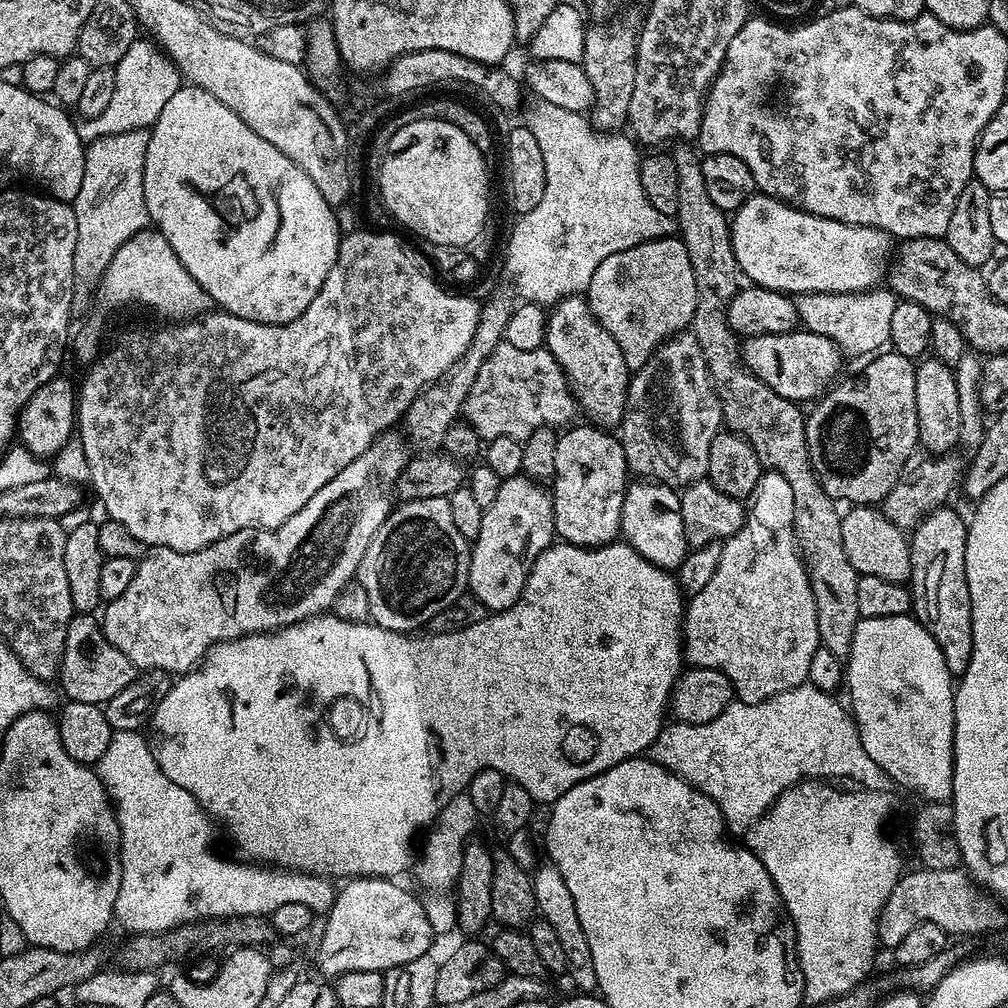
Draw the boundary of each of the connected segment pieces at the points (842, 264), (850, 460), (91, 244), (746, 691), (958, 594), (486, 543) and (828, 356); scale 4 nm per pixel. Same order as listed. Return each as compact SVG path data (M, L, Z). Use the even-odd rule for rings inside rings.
M763 194L749 196L736 209L730 235L743 279L785 294L867 292L881 283L890 260L890 240L880 229L815 216Z
M894 351L882 354L861 373L844 378L846 380L841 379L815 405L817 408L812 413L810 411L807 413L808 461L812 463L816 480L830 499L837 502L849 500L847 503L852 506L876 506L890 494L908 456L917 451L920 439L918 414L914 402L915 377L916 364L913 361Z
M142 128L100 137L87 145L82 190L78 190L74 201L78 222L78 242L74 250L74 278L77 289L83 290L91 284L93 287L103 276L106 266L110 266L110 258L114 258L118 246L122 246L122 242L130 242L134 234L149 227L148 207L144 197L144 155L150 146L151 137L151 131Z
M771 470L765 471L760 475L758 482L754 486L750 503L746 508L744 525L720 544L718 566L714 570L714 574L710 574L710 582L706 582L706 586L702 586L702 590L691 593L684 609L684 623L682 625L683 659L694 668L719 668L722 674L726 674L726 678L730 678L735 699L742 704L757 704L763 700L769 700L771 696L776 696L780 692L785 692L791 688L798 687L799 684L805 683L810 670L811 658L822 647L820 635L818 634L818 614L816 613L812 587L808 581L808 570L805 568L804 561L796 546L794 521L796 519L797 503L796 495L790 486L790 482L786 482L786 478L782 478L782 474Z
M949 506L934 509L910 532L912 550L912 612L934 638L946 666L959 674L966 670L972 653L972 607L966 582L966 538L968 526Z
M524 474L501 480L494 502L490 502L490 506L480 513L480 528L470 544L472 561L468 567L467 591L476 596L489 613L501 612L520 601L534 562L554 543L556 519L552 513L552 497L536 484L539 483L533 482Z
M807 330L747 337L742 344L742 359L759 380L770 386L770 390L793 402L815 401L842 372L840 347L830 338Z

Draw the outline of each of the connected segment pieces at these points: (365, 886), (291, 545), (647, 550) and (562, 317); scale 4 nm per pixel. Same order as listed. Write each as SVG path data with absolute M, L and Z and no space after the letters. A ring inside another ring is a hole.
M361 876L359 878L352 878L347 881L348 884L345 888L341 887L336 894L336 900L332 904L332 909L326 914L328 920L324 924L324 933L320 936L320 949L316 952L316 960L320 963L320 968L325 972L323 975L328 978L335 978L341 976L344 972L354 972L356 970L374 970L375 972L386 973L391 968L397 968L402 966L406 962L414 962L414 958L422 958L423 956L429 955L430 949L428 948L432 944L432 924L428 921L428 912L420 905L420 900L416 896L411 896L402 885L396 884L395 879L392 878L381 878L378 876Z
M389 430L383 436L379 436L363 454L354 458L354 462L350 462L350 466L346 466L346 470L342 470L334 478L330 478L330 482L326 482L326 486L322 486L322 490L318 490L318 494L314 494L314 498L310 498L310 502L306 502L306 506L302 506L302 510L298 510L298 514L294 514L286 522L282 522L282 526L273 529L247 528L246 530L238 530L197 552L179 552L169 548L151 549L144 559L137 563L134 579L130 581L128 589L123 594L118 594L118 598L109 600L103 605L102 627L105 638L115 648L122 650L122 654L126 654L126 658L130 658L130 662L137 670L160 668L169 674L183 674L191 672L193 668L197 667L208 655L208 650L215 644L221 644L227 640L237 640L243 636L252 636L255 632L274 632L278 628L297 624L311 616L327 613L338 598L342 586L353 583L355 576L352 575L359 570L360 563L363 562L364 555L367 554L368 547L372 544L372 539L380 532L380 527L385 527L388 524L388 516L394 507L396 479L398 474L402 474L406 463L406 455L404 456L405 441L399 435L396 437L394 433L395 431Z
M636 478L624 489L622 516L620 518L620 536L646 562L659 568L679 569L680 563L687 558L690 545L680 513L680 492L675 487L647 478Z
M583 295L567 296L551 305L547 318L544 343L568 377L579 411L585 412L593 425L605 430L615 429L624 418L630 379L630 369L618 342L614 342L614 338L610 338L608 331L598 323Z

